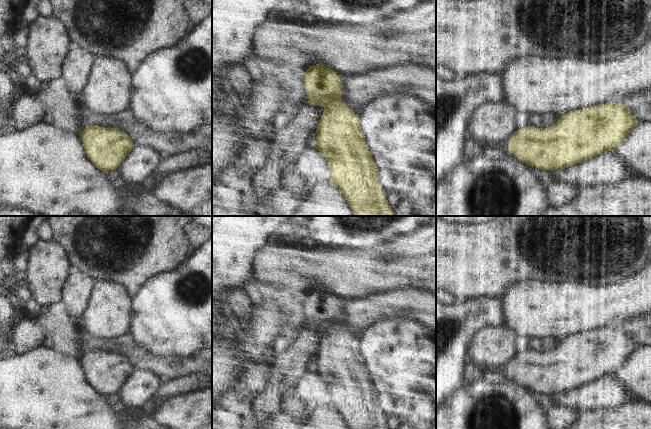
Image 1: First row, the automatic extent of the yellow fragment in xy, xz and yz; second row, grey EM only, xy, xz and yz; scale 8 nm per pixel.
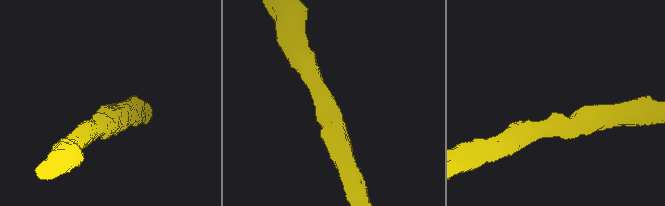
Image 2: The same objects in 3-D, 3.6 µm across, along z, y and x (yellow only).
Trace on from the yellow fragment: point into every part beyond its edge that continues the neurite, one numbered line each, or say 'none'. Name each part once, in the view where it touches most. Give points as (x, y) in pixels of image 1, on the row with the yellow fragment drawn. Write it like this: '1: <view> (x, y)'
none

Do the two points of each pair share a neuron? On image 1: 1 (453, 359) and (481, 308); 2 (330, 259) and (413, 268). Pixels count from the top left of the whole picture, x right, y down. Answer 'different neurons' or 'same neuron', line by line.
1: same neuron
2: same neuron

